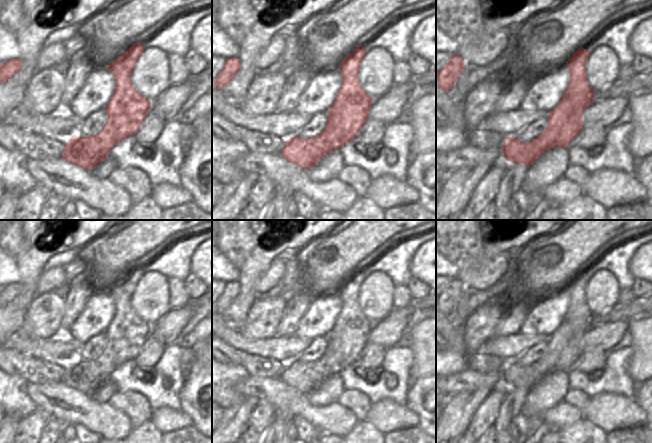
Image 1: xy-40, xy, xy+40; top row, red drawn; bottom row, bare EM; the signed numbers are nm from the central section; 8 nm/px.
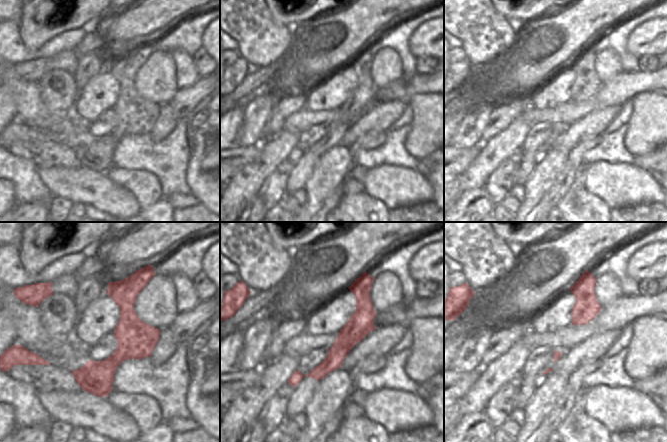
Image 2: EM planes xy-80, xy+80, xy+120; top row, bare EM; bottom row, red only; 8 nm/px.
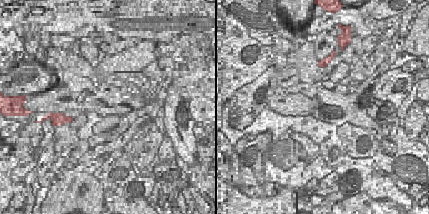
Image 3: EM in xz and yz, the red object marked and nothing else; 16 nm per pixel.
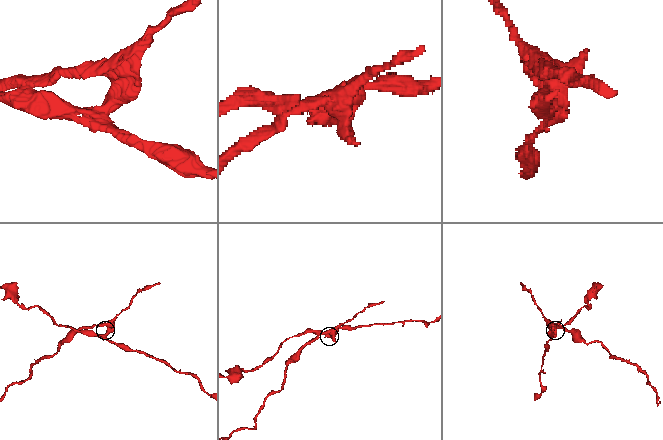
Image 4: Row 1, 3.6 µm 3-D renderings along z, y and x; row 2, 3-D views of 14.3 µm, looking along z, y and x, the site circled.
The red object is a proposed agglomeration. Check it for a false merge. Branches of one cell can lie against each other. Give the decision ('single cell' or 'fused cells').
fused cells

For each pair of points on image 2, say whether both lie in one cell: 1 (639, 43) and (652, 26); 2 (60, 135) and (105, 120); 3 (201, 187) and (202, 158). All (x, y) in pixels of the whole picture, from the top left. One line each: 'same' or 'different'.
1: same
2: different
3: same

